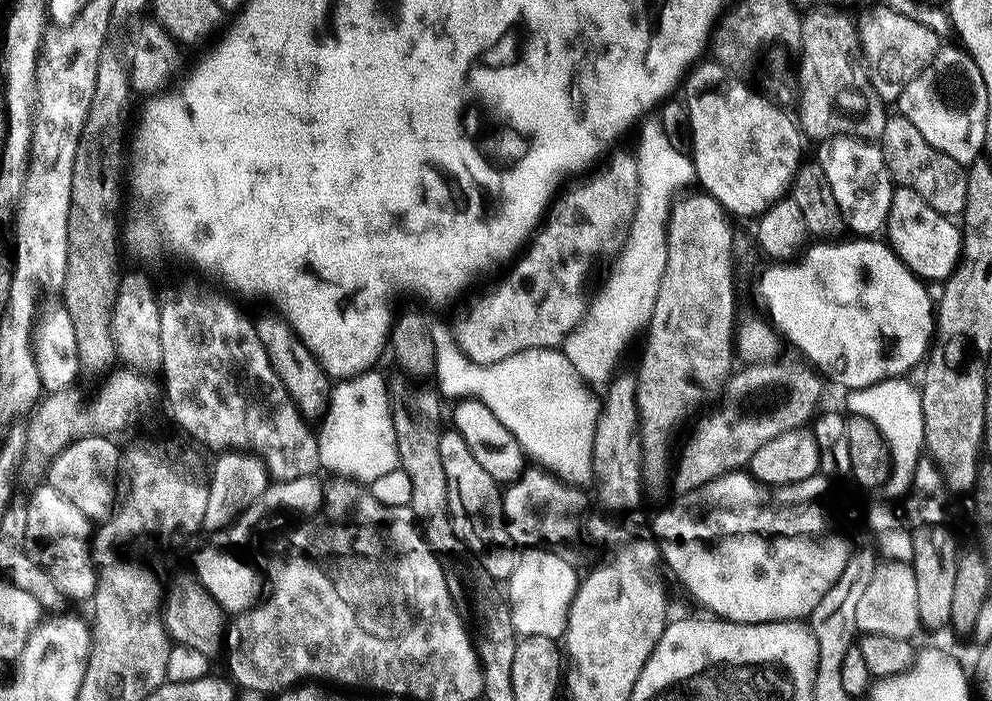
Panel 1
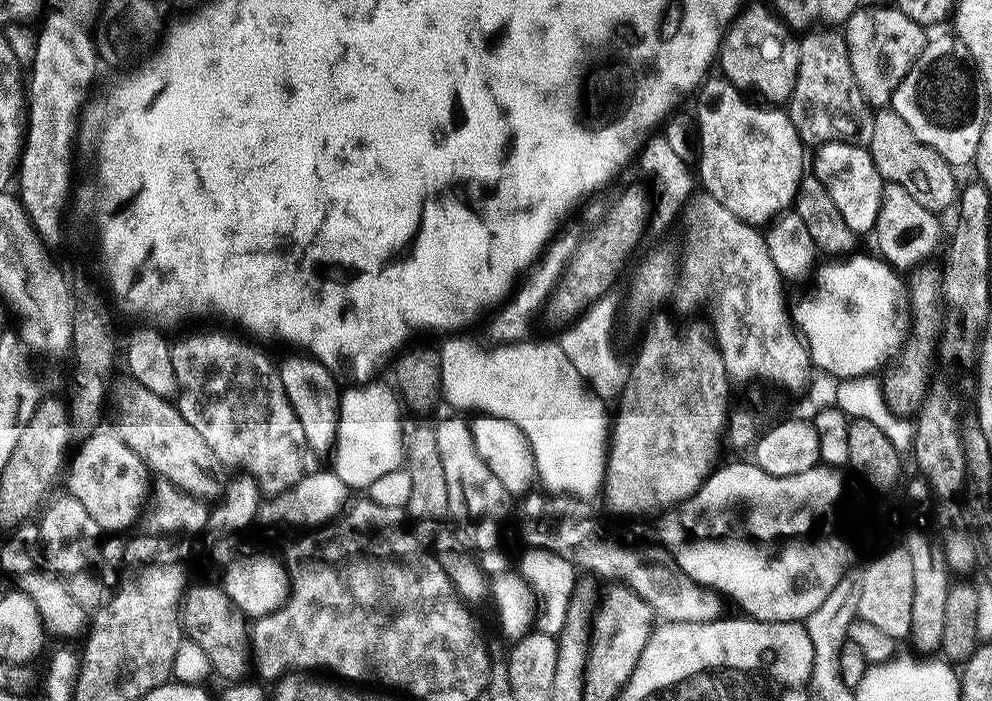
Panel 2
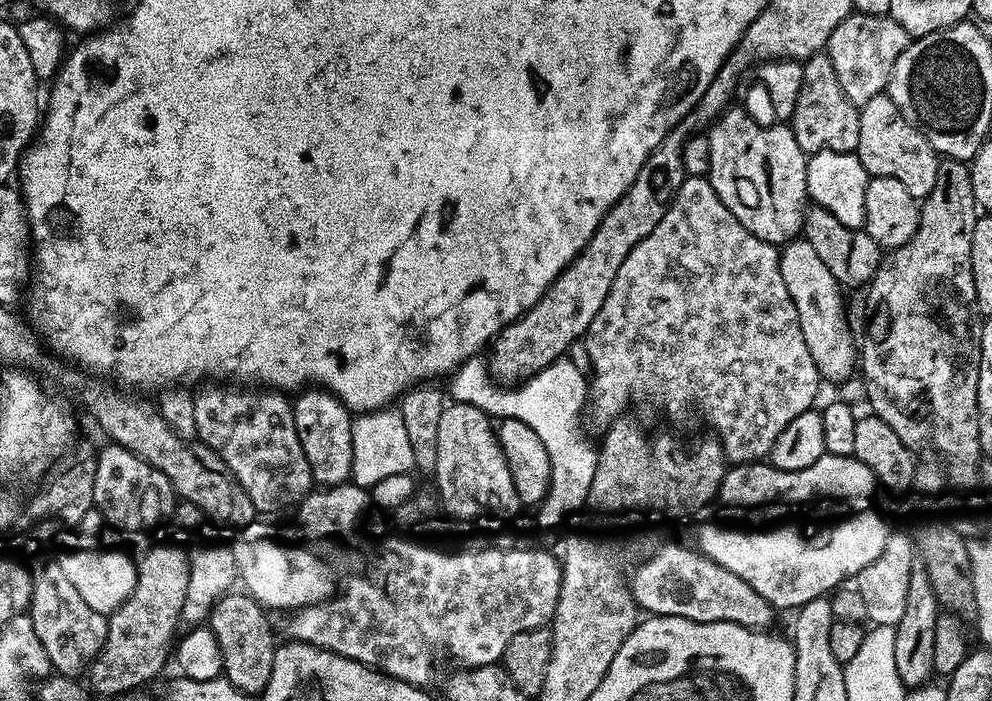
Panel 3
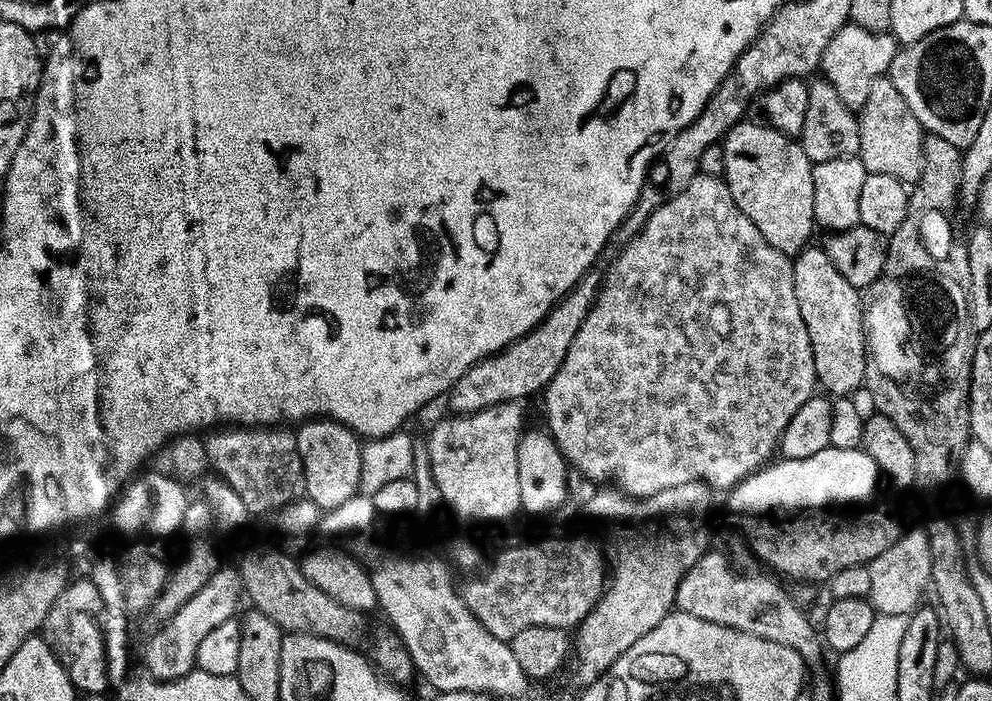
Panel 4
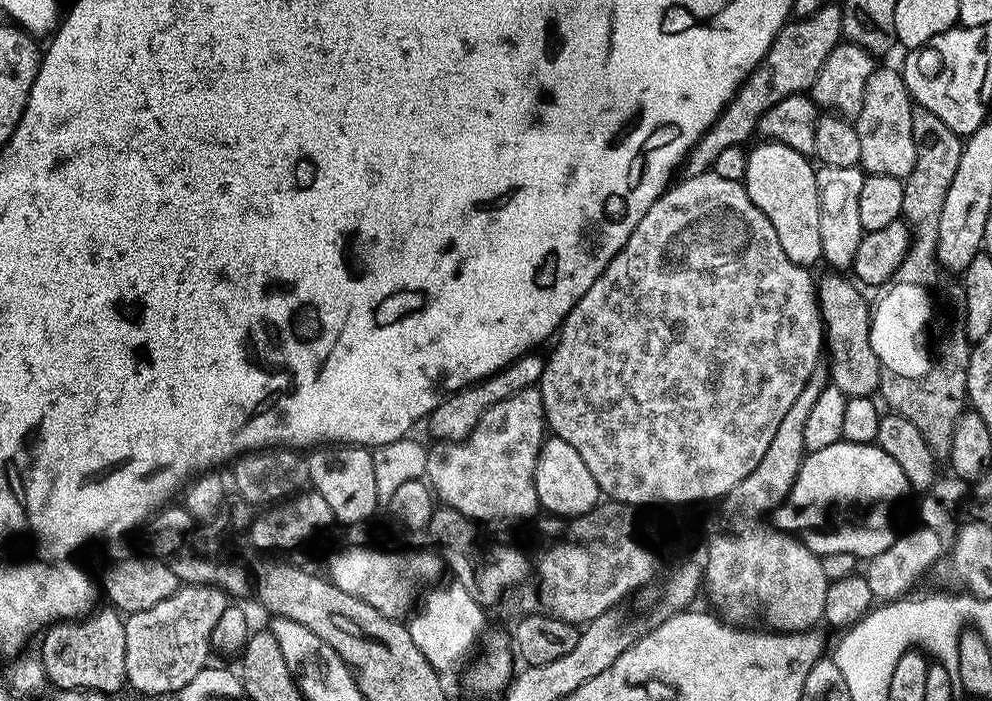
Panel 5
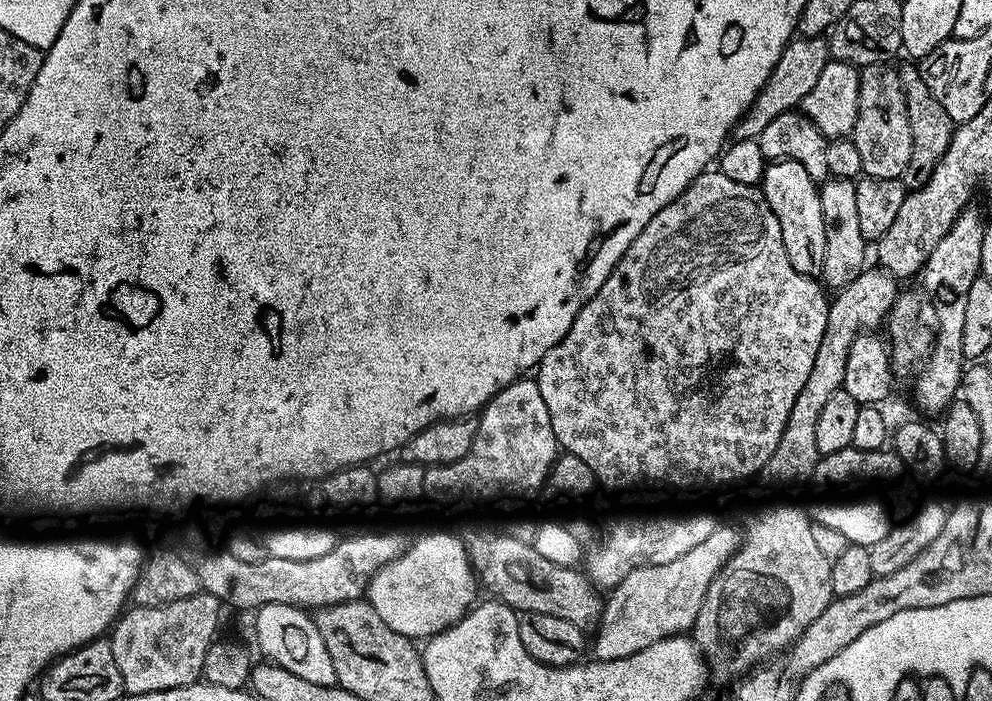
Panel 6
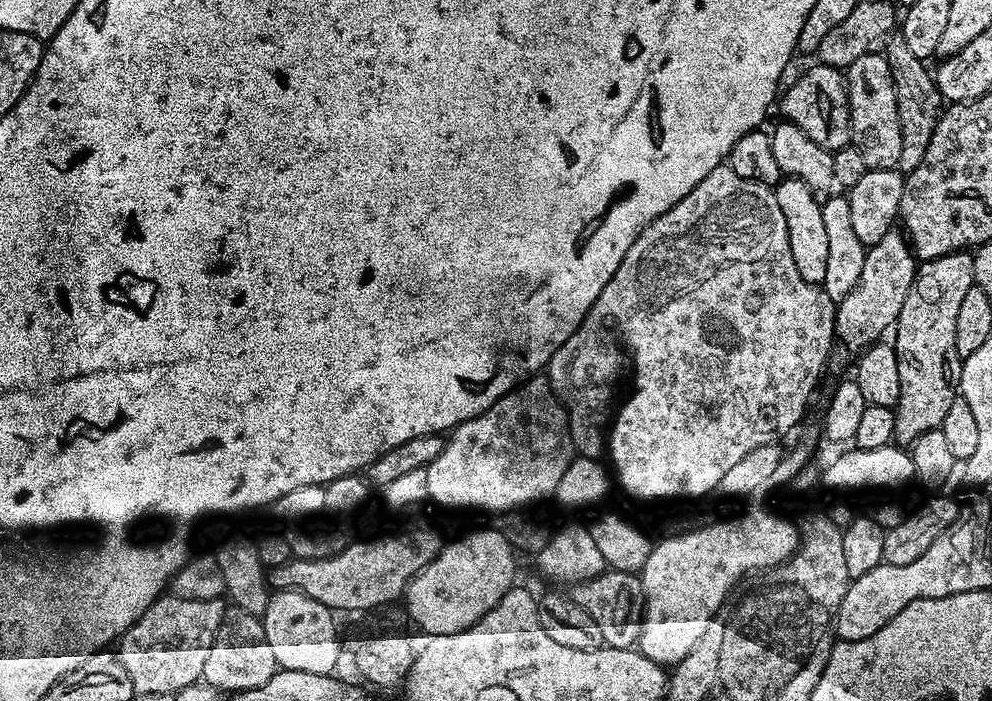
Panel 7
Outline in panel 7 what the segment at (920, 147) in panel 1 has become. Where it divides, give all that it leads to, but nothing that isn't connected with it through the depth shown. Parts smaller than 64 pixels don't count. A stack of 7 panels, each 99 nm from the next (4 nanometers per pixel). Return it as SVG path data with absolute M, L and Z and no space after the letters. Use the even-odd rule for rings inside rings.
M879 52L866 53L850 63L844 72L844 82L848 89L848 109L852 123L852 144L866 158L866 166L873 168L896 168L901 153L902 139L898 124L898 107L895 98L894 81L887 66L887 58Z

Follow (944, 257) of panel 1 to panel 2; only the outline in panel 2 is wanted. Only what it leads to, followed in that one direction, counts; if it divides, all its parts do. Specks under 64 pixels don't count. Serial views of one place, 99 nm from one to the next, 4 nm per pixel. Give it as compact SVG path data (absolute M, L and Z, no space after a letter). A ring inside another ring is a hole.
M885 183L880 193L880 203L876 210L874 237L880 247L879 255L898 270L912 268L930 255L940 240L941 221L937 213L926 210L926 206L914 202L906 190L897 184Z

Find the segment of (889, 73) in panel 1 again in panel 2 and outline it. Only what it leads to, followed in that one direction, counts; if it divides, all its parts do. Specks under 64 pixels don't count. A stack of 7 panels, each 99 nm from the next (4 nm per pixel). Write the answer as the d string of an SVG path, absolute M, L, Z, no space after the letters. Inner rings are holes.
M861 6L842 26L842 35L848 47L850 70L854 74L856 89L872 106L889 103L904 75L923 53L926 43L925 29L910 18L899 6L867 8Z

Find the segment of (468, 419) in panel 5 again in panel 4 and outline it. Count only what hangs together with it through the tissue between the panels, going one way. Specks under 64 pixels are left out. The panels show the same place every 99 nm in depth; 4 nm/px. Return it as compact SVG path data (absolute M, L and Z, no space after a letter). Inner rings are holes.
M599 275L585 276L527 336L515 340L513 344L507 344L501 352L487 356L485 360L480 360L470 370L466 370L466 374L462 374L460 381L447 395L446 401L448 400L451 408L449 411L453 415L468 415L502 402L523 401L534 393L543 393L554 374L558 374L566 358L566 350L570 350L570 342L574 342L574 336L578 334L592 308L601 284Z

